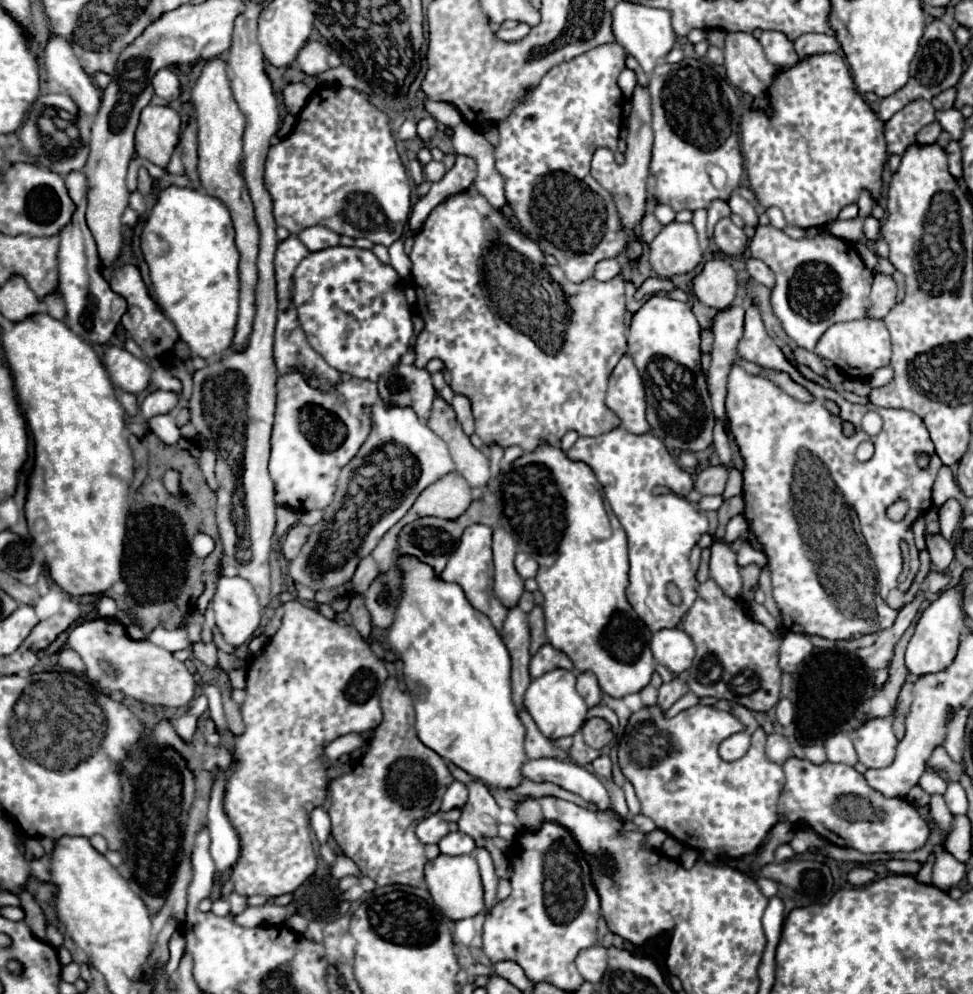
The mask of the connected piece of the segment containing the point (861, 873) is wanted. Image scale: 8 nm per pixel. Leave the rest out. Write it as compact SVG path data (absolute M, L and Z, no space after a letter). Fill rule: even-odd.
M856 866L856 868L852 868L852 870L848 872L848 882L850 882L852 886L864 886L864 884L872 882L874 878L876 878L874 870L870 870L870 868L866 868L866 866Z

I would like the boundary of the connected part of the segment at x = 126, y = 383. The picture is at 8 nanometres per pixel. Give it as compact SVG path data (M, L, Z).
M110 346L104 354L104 364L110 374L110 380L124 392L144 392L150 382L150 366L140 358L132 356L128 350Z

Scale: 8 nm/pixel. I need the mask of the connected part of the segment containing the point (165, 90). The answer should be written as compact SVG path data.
M172 68L158 70L154 74L152 86L154 86L154 94L168 100L168 102L174 102L176 98L180 98L180 82L178 82L178 76L174 74Z

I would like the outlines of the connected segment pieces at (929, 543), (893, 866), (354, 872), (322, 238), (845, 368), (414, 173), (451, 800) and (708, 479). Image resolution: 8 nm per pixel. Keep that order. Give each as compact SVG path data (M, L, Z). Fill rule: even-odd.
M926 532L926 550L930 552L930 560L938 568L938 572L944 572L954 558L952 544L942 534L928 534Z
M888 860L886 866L894 874L910 874L910 876L916 876L918 870L922 868L920 862L912 862L912 860Z
M338 854L336 856L336 864L332 866L332 876L334 878L344 878L344 876L356 876L356 878L362 878L362 872L360 872L360 868L350 860L350 858L346 858L344 854Z
M310 226L298 234L298 238L306 244L310 252L318 252L322 248L332 248L340 244L340 236L324 226Z
M864 318L864 320L852 320L852 322L840 322L830 326L816 350L820 358L830 360L840 372L844 372L848 378L870 378L876 368L890 364L890 334L882 320Z
M417 159L411 160L407 165L407 169L409 176L415 186L419 186L422 184L422 182L424 182L422 166Z
M454 780L454 782L450 784L450 788L446 790L444 798L442 798L440 810L442 810L442 812L448 812L448 810L452 810L452 808L462 808L462 804L466 804L466 800L468 800L466 786L464 786L462 782Z
M724 464L708 466L696 476L696 490L700 494L722 494L728 480L728 468Z

